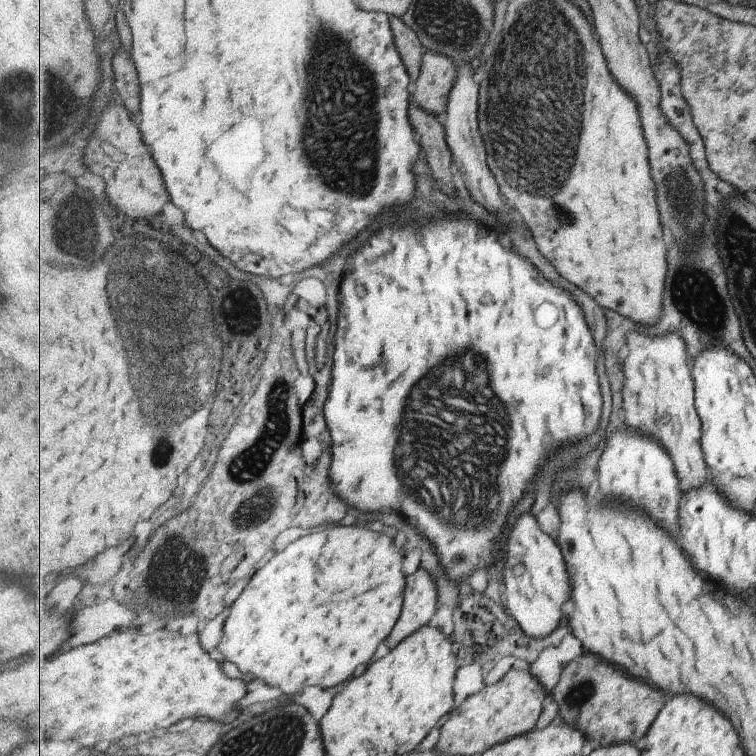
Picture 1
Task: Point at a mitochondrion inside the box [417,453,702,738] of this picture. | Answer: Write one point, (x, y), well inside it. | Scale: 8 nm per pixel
(583, 689)

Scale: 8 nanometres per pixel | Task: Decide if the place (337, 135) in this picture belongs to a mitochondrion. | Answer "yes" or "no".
yes

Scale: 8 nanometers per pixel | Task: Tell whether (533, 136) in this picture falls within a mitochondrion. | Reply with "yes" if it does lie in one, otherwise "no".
yes

